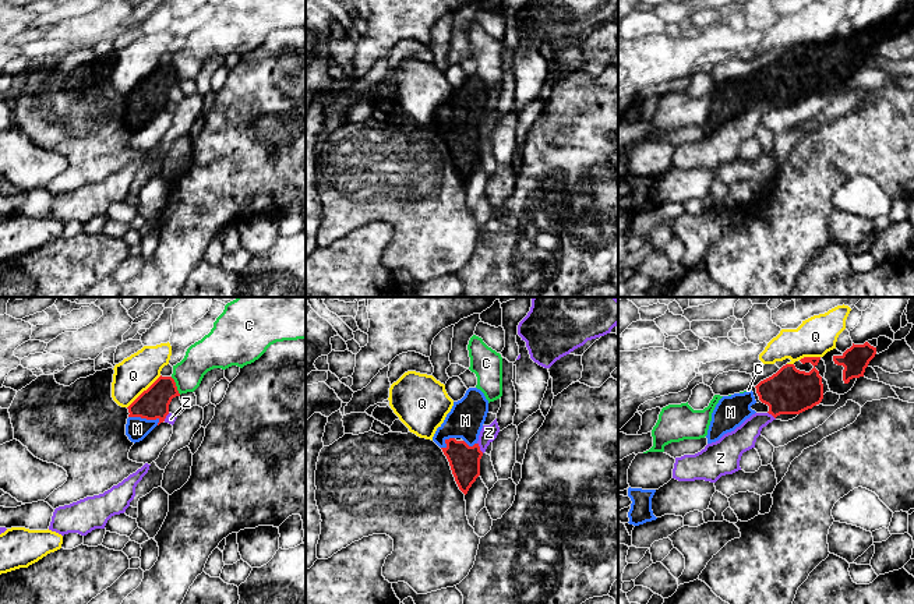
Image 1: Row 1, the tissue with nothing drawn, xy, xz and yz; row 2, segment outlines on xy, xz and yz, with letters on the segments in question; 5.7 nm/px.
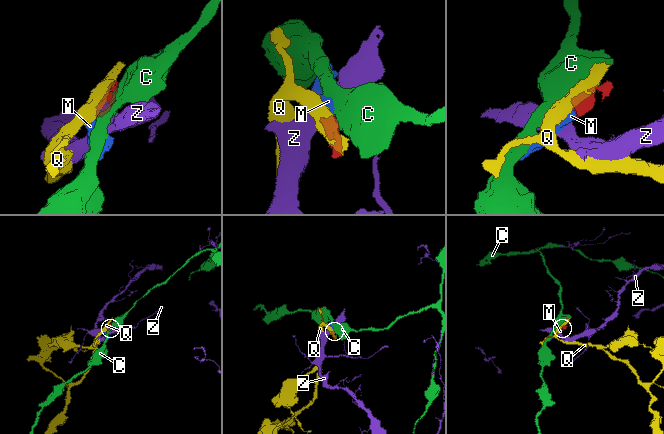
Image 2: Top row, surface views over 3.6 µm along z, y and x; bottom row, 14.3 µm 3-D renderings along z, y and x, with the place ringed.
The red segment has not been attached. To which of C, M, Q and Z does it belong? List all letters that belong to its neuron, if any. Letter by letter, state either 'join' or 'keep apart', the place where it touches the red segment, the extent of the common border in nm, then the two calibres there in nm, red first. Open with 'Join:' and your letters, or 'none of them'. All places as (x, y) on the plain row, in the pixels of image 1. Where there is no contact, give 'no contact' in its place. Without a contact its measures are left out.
Join: M
C: keep apart; meets red in xy at (175, 73); contact 120 nm long; 180 nm thick on the red side, 190 nm on the other
M: join; meets red in xy at (144, 105); contact 190 nm long; 180 nm thick on the red side, 140 nm on the other
Q: keep apart; meets red in xy at (144, 78); contact 280 nm long; 180 nm thick on the red side, 220 nm on the other
Z: keep apart; meets red in xz at (479, 136); contact 70 nm long; 180 nm thick on the red side, 100 nm on the other

